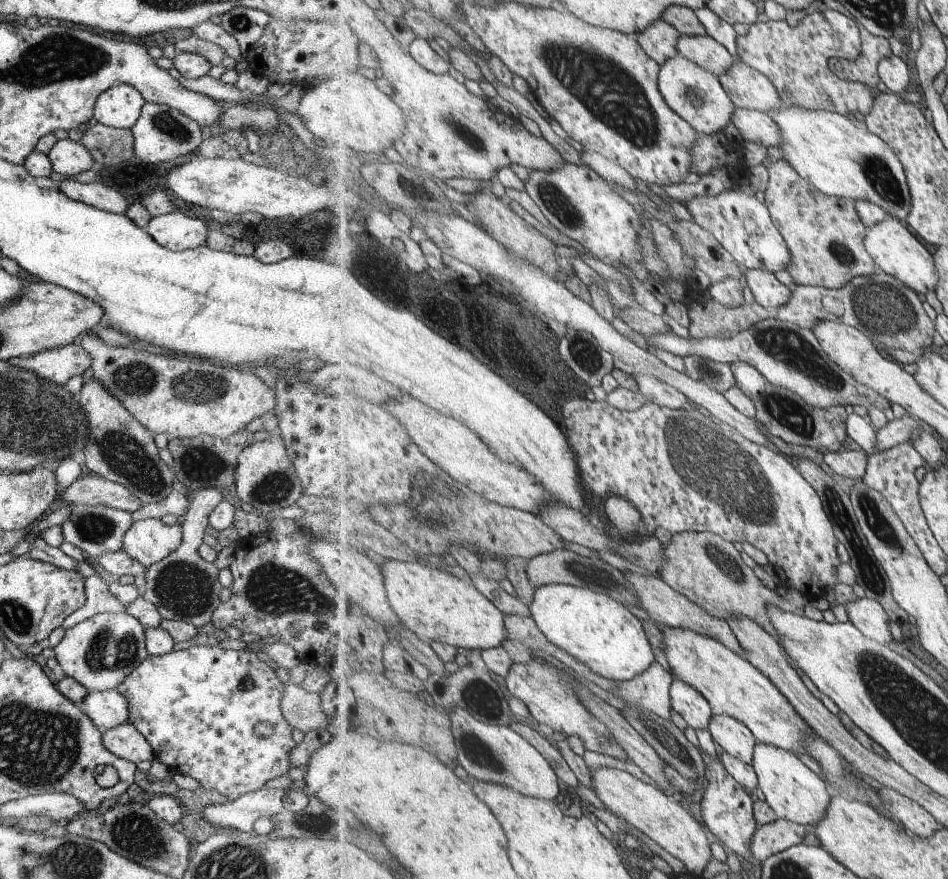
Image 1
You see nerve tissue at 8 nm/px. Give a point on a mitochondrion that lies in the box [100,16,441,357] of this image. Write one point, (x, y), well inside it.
(167, 126)

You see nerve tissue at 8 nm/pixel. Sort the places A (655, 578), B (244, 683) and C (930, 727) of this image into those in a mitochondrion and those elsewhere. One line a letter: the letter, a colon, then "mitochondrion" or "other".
A: other
B: other
C: mitochondrion

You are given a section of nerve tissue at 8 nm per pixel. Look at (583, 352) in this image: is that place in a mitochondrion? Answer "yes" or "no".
yes

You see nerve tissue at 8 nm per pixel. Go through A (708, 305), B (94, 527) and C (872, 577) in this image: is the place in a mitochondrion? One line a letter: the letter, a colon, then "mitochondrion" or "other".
A: other
B: mitochondrion
C: mitochondrion

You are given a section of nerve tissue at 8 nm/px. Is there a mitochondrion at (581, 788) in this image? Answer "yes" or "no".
no

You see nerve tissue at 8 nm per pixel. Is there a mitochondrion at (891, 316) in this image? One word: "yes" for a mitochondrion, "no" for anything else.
yes

